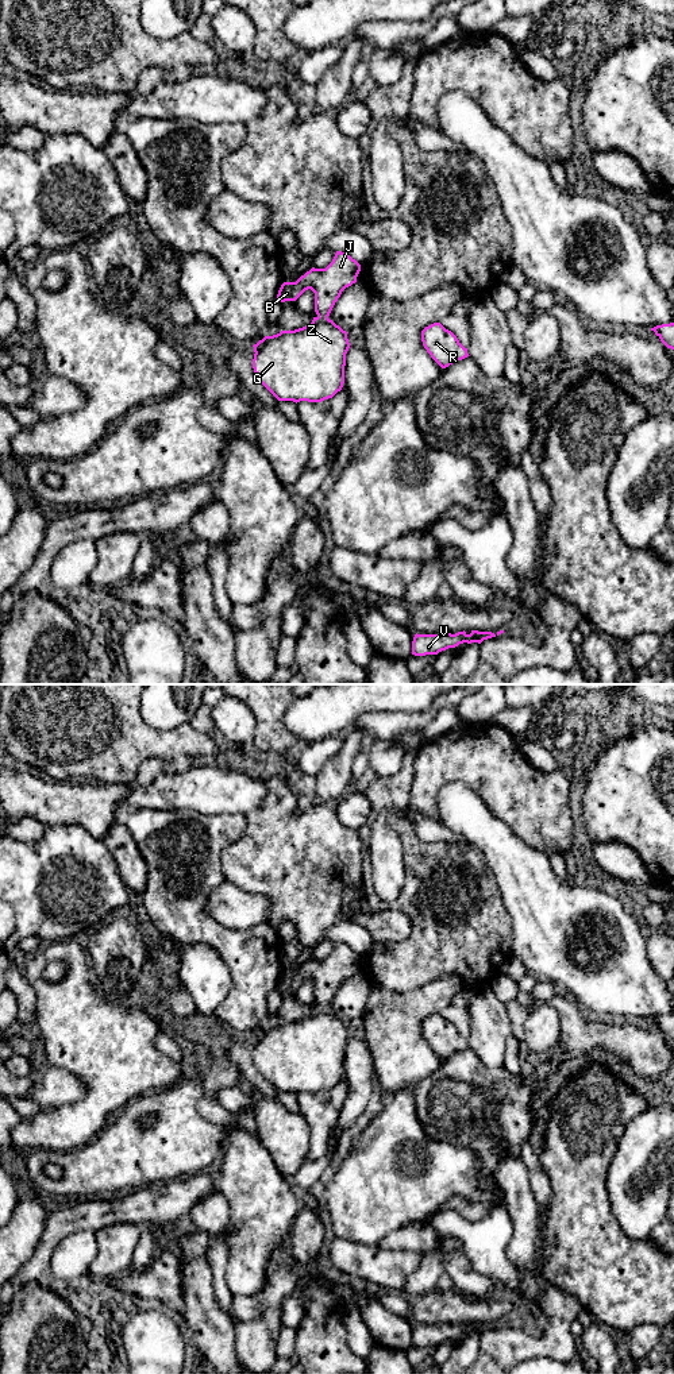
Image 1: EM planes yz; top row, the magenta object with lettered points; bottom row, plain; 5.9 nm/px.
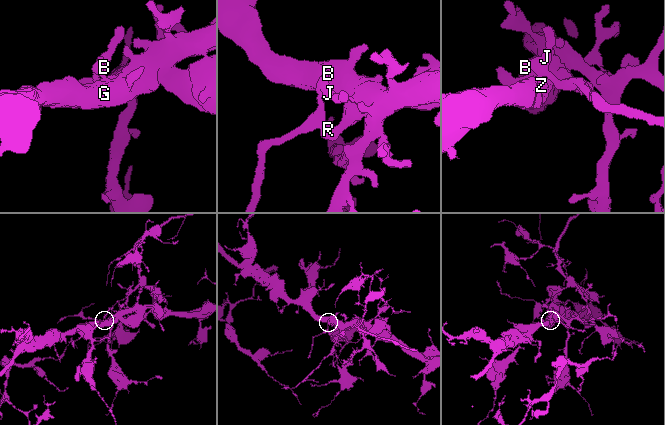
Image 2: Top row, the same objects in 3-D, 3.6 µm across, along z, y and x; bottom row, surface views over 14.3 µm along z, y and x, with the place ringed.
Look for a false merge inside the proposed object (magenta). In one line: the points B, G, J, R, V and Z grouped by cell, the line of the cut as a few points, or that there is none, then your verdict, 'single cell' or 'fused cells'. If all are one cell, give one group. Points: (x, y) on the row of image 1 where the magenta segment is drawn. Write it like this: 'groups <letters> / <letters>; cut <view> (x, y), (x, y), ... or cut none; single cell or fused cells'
groups B J R / G V Z; cut yz (318, 316), (327, 319); fused cells

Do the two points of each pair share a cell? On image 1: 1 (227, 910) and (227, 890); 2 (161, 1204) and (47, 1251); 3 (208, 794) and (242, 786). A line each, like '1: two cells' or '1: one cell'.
1: one cell
2: one cell
3: one cell

